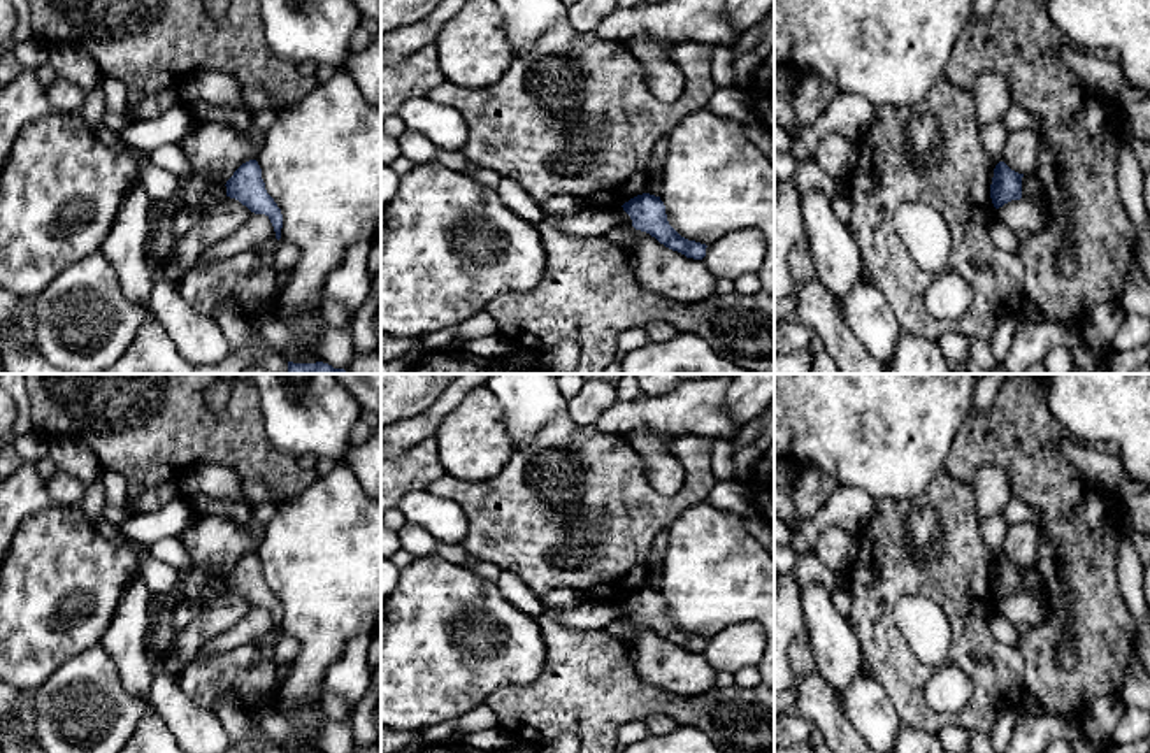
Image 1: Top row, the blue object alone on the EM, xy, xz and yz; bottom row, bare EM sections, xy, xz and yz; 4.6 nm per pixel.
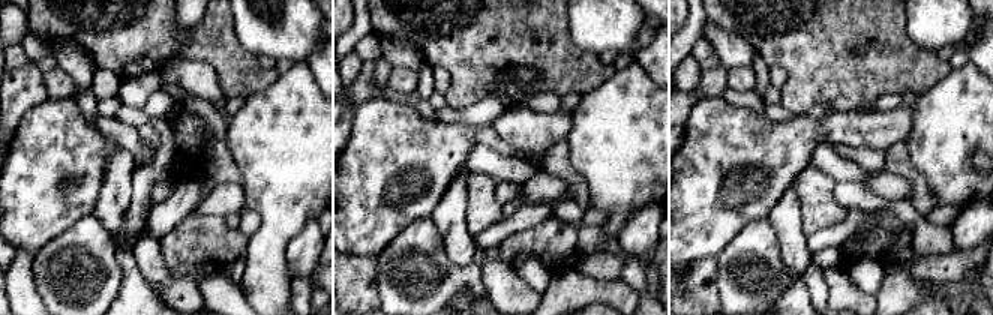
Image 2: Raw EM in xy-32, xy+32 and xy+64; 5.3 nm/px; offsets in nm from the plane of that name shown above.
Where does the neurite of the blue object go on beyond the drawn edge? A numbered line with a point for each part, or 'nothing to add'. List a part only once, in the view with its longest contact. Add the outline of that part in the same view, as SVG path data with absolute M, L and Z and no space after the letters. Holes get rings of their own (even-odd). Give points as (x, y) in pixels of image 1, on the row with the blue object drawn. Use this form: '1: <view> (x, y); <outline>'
nothing to add

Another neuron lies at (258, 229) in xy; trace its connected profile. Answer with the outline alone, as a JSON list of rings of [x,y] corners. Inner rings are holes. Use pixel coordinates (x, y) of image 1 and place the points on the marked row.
[[[253,214],[253,218],[241,226],[232,235],[211,242],[209,247],[202,251],[195,263],[190,267],[177,267],[177,265],[163,265],[156,277],[167,279],[174,284],[179,284],[181,279],[195,270],[198,265],[209,263],[218,258],[228,258],[232,255],[242,251],[255,251],[256,247],[263,246],[267,240],[276,239],[274,226],[265,214]]]

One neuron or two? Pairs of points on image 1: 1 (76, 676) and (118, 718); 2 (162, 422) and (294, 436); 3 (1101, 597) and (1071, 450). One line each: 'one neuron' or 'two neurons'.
1: one neuron
2: two neurons
3: two neurons

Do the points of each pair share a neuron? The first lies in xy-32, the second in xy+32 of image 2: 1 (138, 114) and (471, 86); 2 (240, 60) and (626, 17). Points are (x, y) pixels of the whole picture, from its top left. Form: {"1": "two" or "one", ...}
{"1": "two", "2": "two"}

